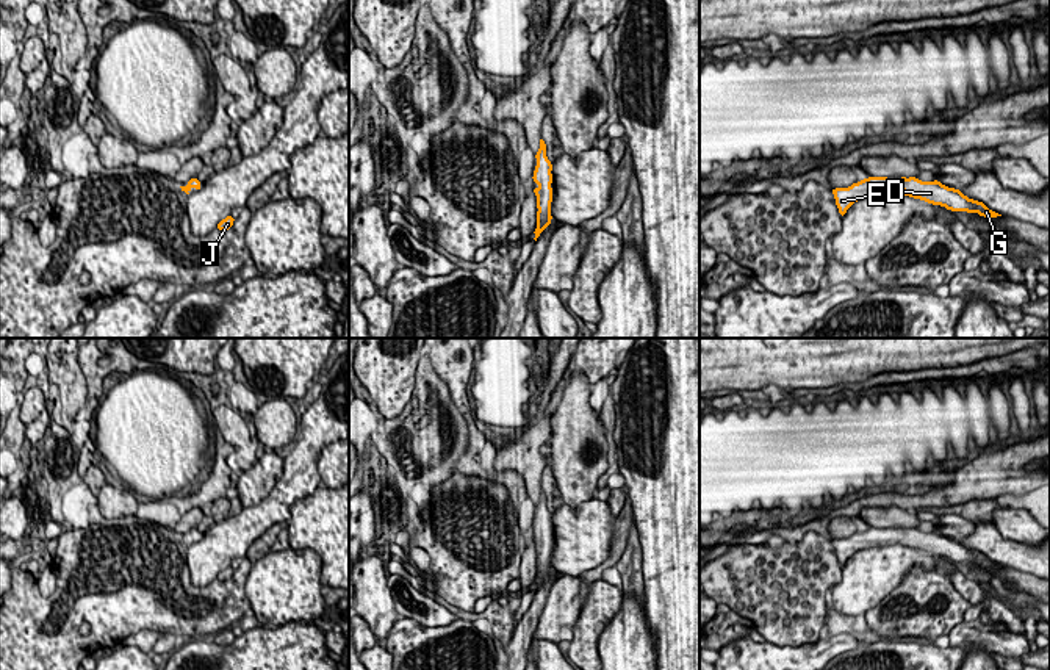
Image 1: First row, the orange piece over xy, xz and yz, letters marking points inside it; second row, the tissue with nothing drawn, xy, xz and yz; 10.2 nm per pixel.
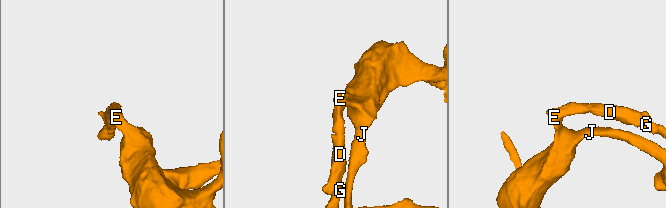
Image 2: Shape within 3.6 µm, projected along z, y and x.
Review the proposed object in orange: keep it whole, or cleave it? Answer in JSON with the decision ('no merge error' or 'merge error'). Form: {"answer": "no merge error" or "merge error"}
{"answer": "no merge error"}

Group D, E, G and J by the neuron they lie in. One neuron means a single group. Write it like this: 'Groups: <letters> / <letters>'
Groups: D E G J

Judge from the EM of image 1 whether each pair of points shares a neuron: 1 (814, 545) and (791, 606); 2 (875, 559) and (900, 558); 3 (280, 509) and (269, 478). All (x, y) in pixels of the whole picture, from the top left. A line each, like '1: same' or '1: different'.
1: same
2: same
3: different

